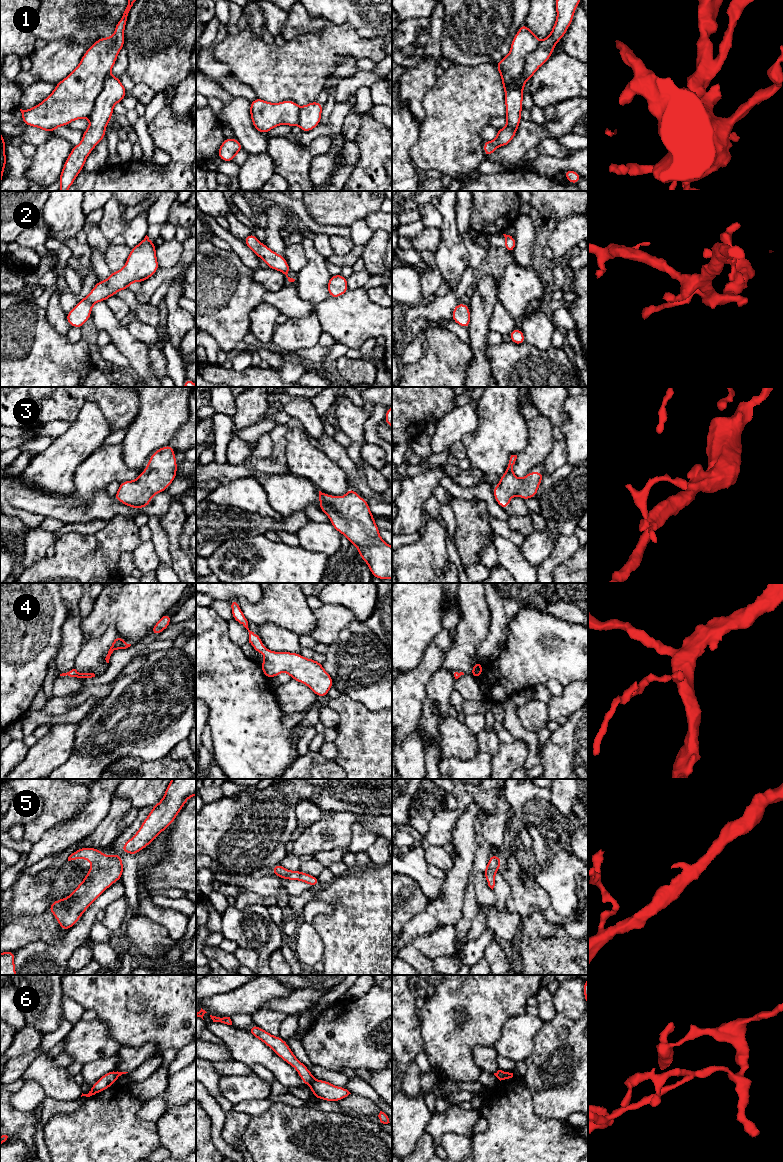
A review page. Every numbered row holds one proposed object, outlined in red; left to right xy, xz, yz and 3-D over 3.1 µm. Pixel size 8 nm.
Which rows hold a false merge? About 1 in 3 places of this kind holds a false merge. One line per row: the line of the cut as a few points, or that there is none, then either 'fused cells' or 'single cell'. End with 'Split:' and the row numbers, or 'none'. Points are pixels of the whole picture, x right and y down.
1: cut in yz along (539, 43), (526, 58), (521, 82), (517, 86), (504, 90); fused cells
2: no cut; single cell
3: no cut; single cell
4: no cut; single cell
5: no cut; single cell
6: cut in xz along (314, 1079), (309, 1084); fused cells
Split: 1, 6

